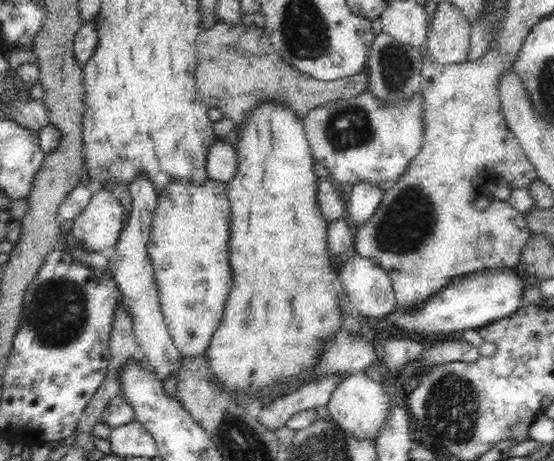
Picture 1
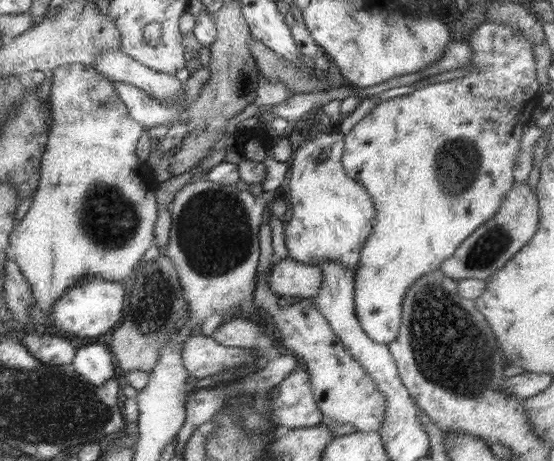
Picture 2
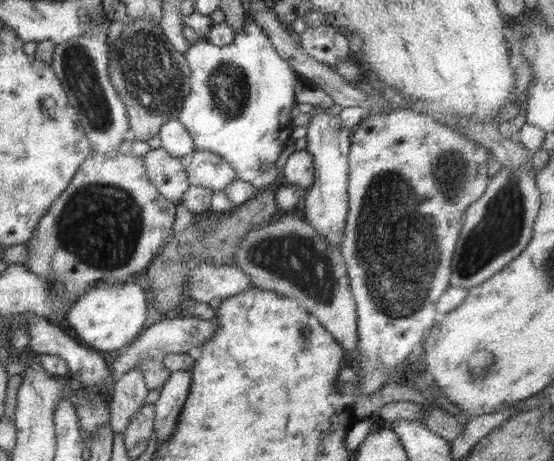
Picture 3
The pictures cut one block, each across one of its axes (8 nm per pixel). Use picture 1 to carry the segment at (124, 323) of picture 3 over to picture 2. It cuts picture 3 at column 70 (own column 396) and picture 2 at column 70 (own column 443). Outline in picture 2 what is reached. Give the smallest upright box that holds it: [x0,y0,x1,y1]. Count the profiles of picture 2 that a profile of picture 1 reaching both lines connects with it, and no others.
[52,279,126,338]

